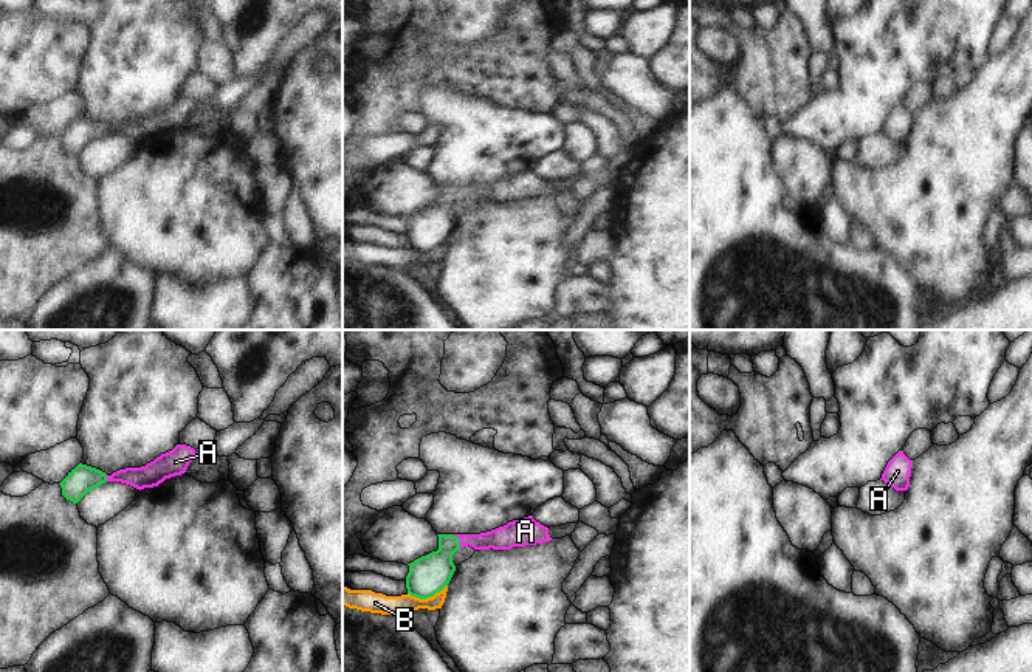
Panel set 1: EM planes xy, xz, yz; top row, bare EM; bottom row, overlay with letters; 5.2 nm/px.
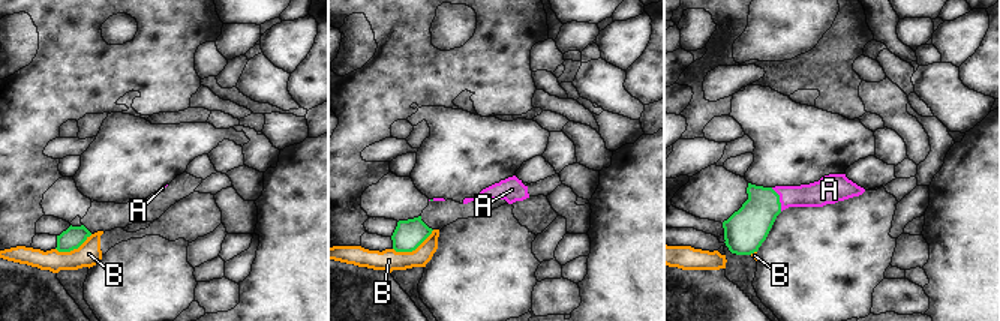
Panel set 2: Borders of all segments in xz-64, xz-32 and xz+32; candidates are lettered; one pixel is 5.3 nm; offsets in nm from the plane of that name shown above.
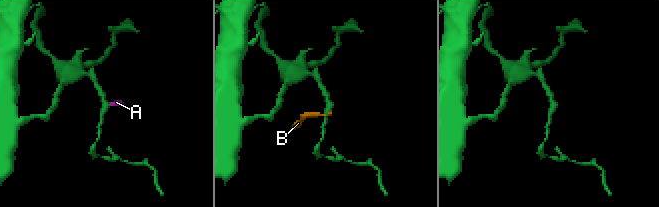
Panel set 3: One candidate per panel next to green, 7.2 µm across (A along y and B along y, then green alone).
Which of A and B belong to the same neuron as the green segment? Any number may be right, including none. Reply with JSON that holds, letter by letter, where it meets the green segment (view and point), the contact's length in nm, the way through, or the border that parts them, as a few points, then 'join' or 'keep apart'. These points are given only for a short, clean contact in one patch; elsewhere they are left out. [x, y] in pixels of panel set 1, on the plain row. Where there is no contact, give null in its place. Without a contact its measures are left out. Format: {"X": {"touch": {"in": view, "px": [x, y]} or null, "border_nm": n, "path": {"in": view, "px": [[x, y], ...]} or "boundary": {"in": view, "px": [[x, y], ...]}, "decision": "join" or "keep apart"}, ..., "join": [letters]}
{"A": {"touch": {"in": "xz", "px": [459, 192]}, "border_nm": 90, "path": {"in": "xz", "px": [[428, 228], [459, 192], [504, 191]]}, "decision": "join"}, "B": {"touch": {"in": "xz", "px": [426, 250]}, "border_nm": 220, "boundary": {"in": "xz", "px": [[447, 237], [425, 251], [416, 251], [408, 246]]}, "decision": "keep apart"}, "join": ["A"]}

